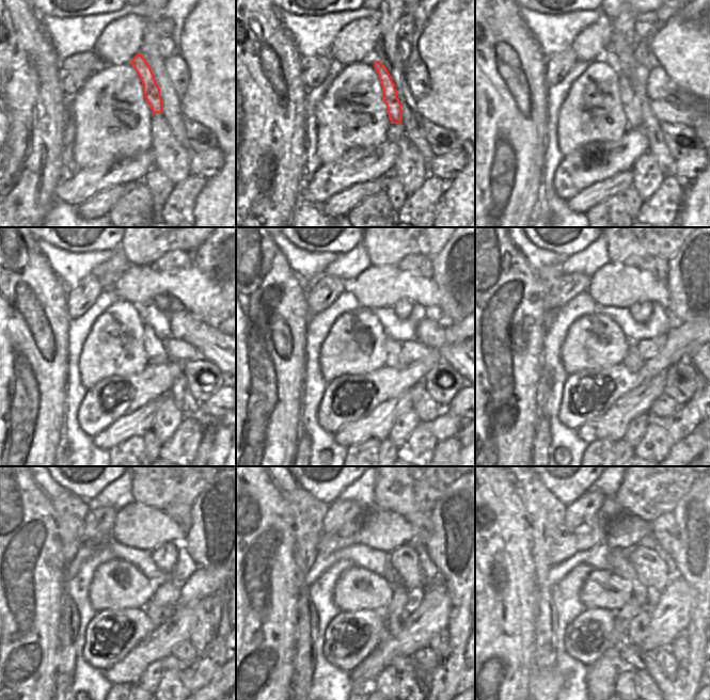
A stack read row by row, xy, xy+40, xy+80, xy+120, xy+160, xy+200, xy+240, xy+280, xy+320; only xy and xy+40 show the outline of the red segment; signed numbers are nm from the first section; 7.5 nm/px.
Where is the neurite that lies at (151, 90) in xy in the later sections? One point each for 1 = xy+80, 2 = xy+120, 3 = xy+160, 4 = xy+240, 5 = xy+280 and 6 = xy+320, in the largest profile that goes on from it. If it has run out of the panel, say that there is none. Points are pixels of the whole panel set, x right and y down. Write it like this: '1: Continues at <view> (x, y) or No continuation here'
1: Continues at xy+80 (630, 101)
2: Continues at xy+120 (155, 349)
3: Continues at xy+160 (394, 356)
4: Continues at xy+240 (158, 615)
5: Continues at xy+280 (395, 623)
6: Continues at xy+320 (637, 629).

